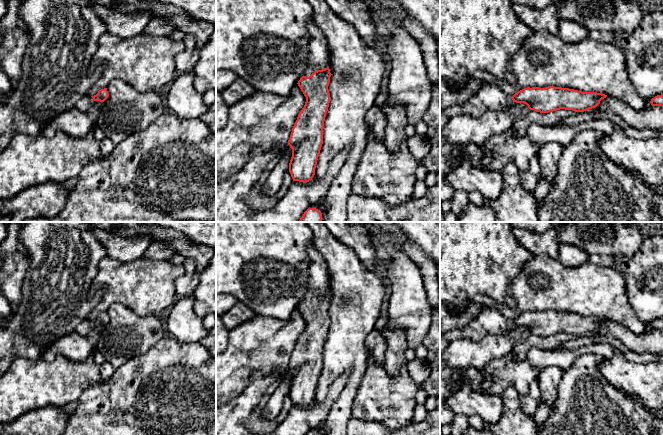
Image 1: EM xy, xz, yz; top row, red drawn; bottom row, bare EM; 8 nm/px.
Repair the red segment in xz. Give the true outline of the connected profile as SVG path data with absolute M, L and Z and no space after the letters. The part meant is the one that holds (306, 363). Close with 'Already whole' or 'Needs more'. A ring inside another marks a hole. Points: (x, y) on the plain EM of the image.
M313 241L307 246L310 259L307 292L298 305L298 310L306 321L306 326L292 352L288 369L292 373L289 396L293 405L309 406L315 399L315 392L323 368L323 353L326 337L330 327L328 310L330 307L330 293L327 263L315 248Z. Needs more

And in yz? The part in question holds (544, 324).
M484 307L480 315L462 329L454 329L440 335L440 354L456 339L481 341L486 335L508 333L513 326L524 327L530 334L549 337L560 333L584 336L595 332L607 319L582 316L569 312L549 310L524 312L513 320L495 307Z. Needs more

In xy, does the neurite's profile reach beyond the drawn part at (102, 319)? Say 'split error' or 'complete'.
split error

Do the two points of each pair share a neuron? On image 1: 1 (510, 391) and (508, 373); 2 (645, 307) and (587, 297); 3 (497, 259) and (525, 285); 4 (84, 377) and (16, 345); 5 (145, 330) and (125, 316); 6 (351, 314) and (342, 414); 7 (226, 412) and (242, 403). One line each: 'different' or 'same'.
1: different
2: different
3: different
4: different
5: same
6: same
7: same

